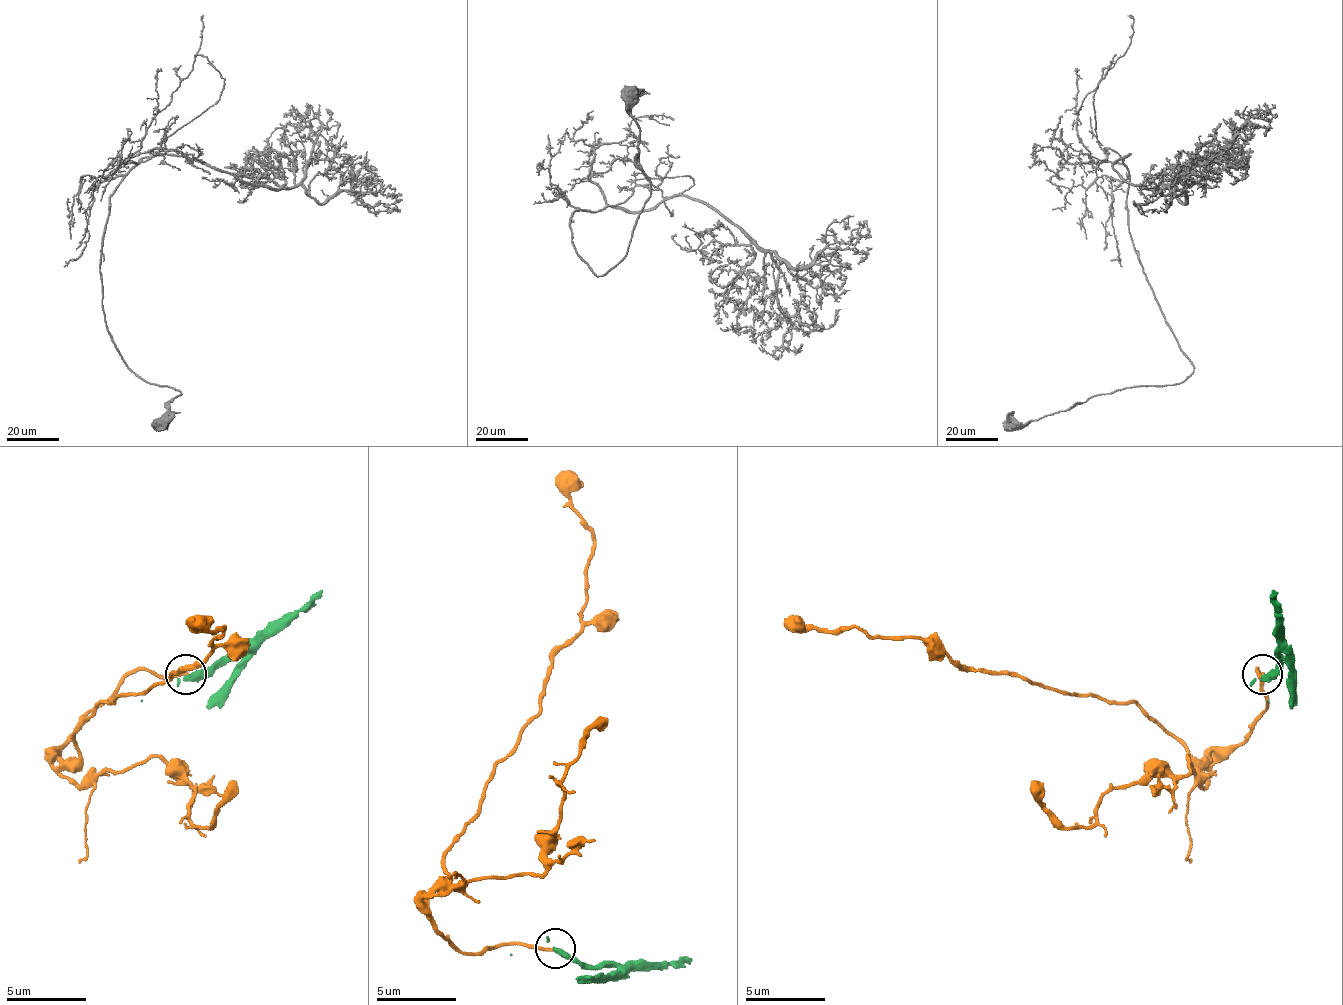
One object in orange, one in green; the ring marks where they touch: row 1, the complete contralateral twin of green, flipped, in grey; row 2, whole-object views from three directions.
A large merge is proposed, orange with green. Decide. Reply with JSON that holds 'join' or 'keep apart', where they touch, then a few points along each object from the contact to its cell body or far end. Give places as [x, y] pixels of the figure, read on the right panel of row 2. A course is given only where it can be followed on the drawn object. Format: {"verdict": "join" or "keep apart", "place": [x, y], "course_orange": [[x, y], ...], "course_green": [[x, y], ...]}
{"verdict": "keep apart", "place": [1262, 674], "course_orange": [[1263, 673], [1267, 709], [1235, 746], [1195, 758], [1130, 701], [962, 669], [918, 637], [785, 617]], "course_green": [[1263, 673], [1279, 661], [1279, 633], [1271, 589]]}

